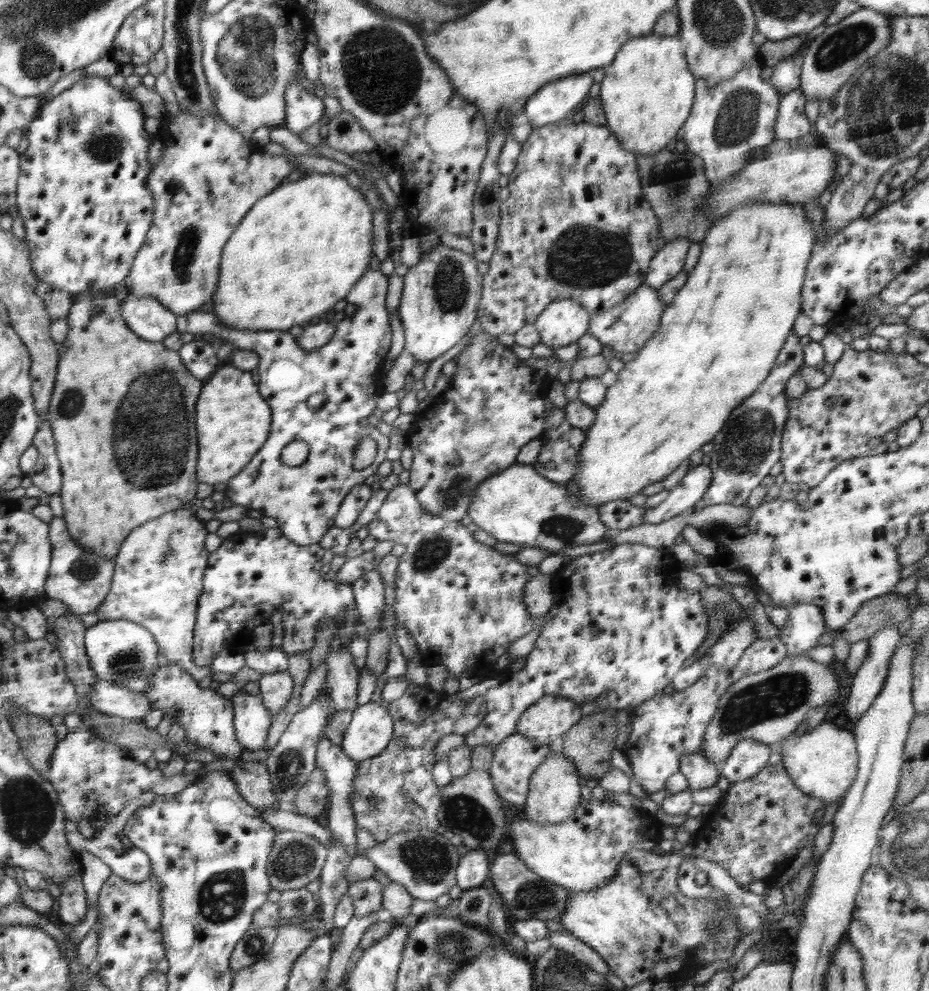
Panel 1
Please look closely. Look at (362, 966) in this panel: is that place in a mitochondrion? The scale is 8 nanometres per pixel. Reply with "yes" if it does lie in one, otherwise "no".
no

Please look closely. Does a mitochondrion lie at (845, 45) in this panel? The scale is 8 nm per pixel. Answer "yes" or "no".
yes

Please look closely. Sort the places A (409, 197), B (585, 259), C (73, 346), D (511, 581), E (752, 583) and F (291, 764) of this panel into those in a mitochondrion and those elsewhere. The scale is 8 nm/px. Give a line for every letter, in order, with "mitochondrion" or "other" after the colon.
A: other
B: mitochondrion
C: other
D: other
E: other
F: mitochondrion

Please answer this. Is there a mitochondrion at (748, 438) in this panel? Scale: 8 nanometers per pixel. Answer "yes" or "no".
yes

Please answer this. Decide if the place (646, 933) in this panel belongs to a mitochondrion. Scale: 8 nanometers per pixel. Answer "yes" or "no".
no

